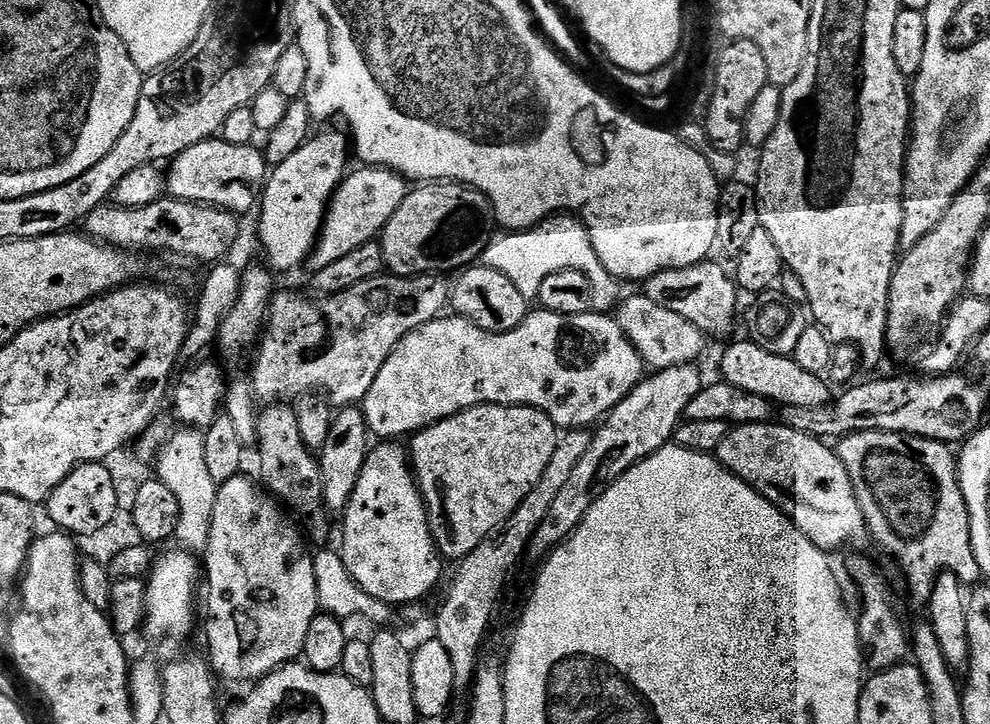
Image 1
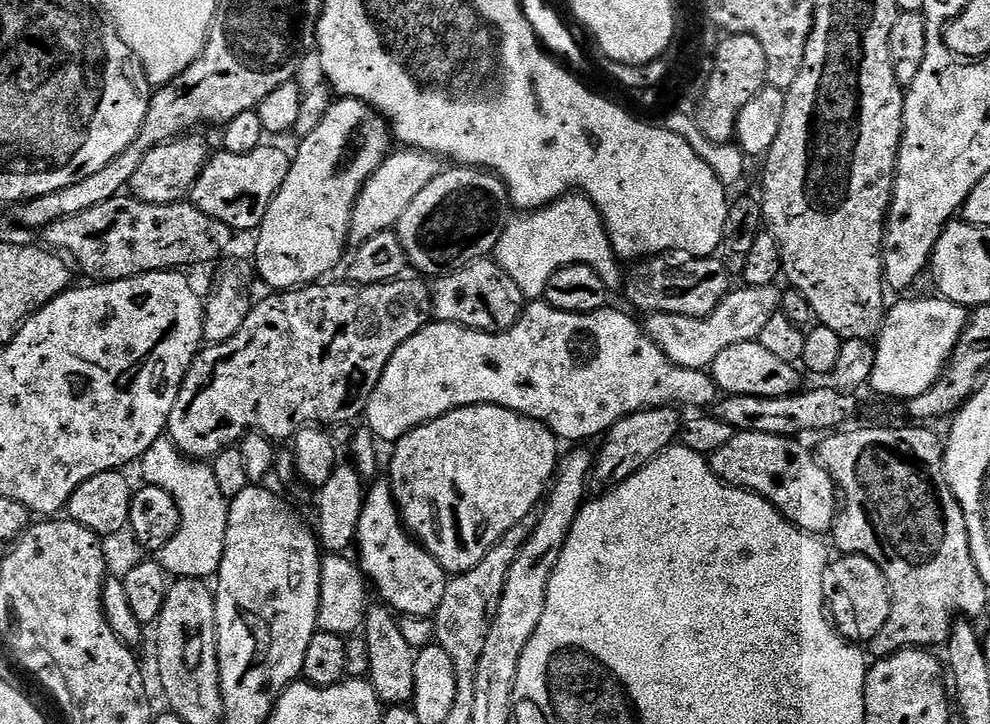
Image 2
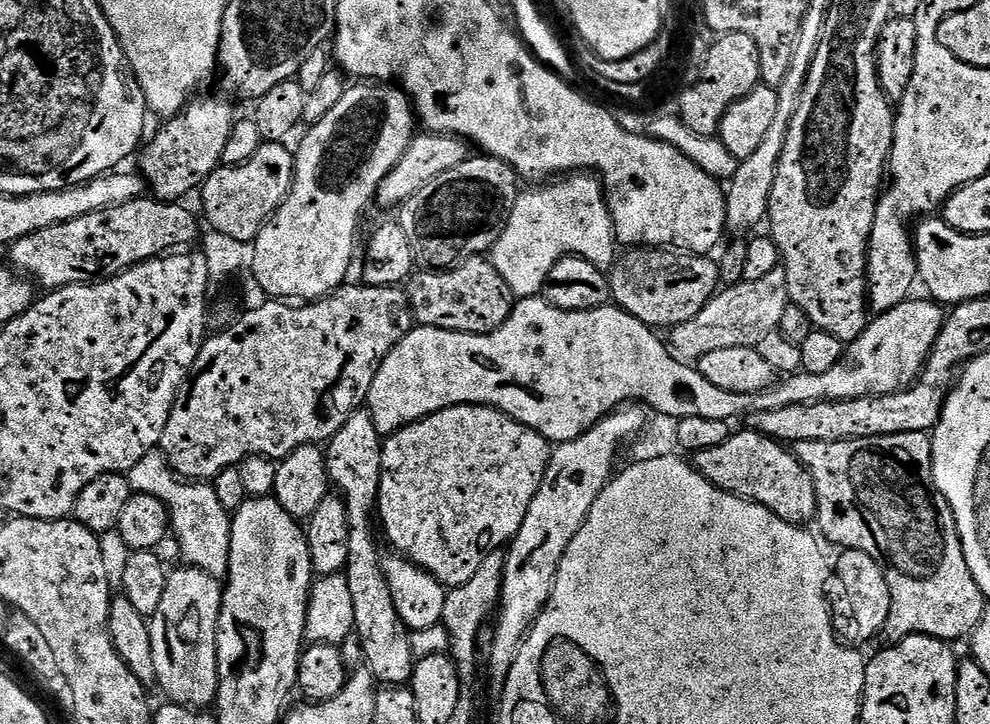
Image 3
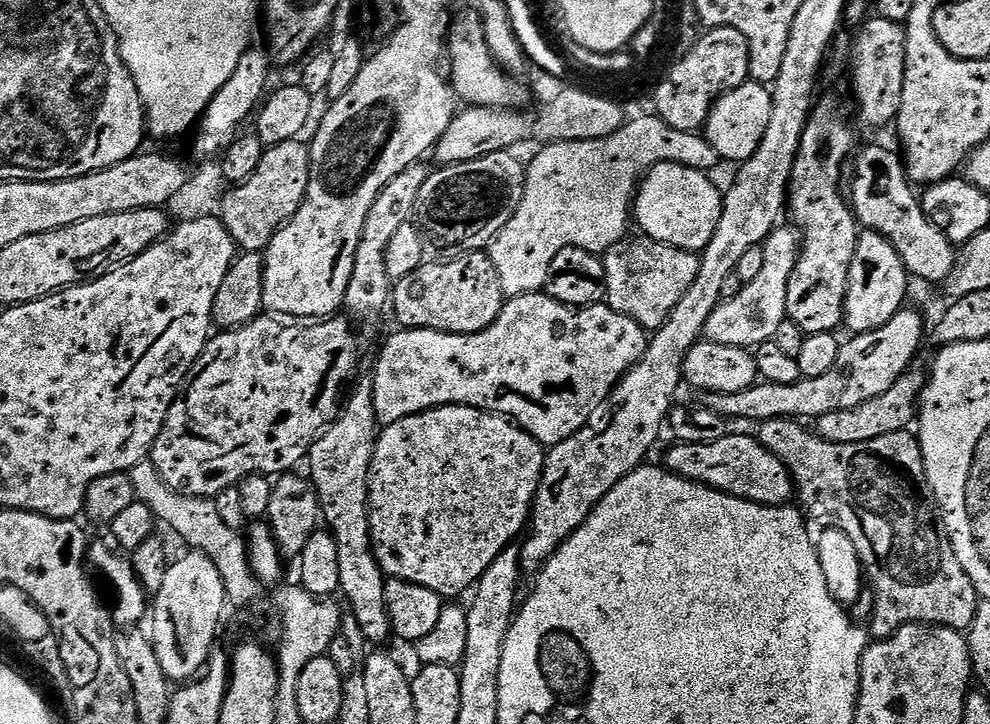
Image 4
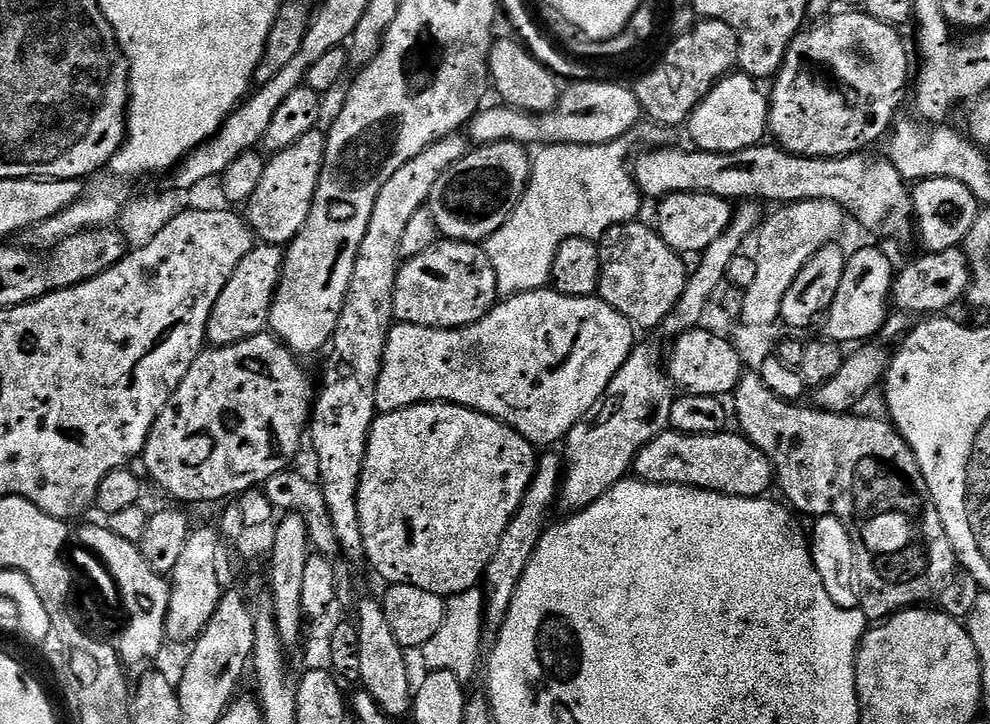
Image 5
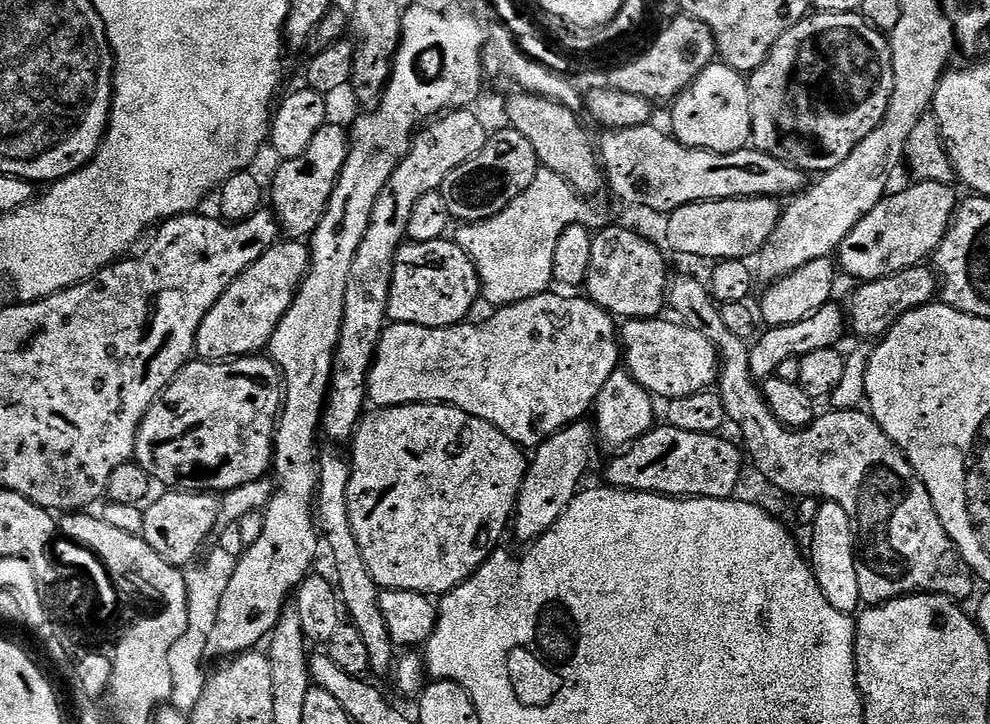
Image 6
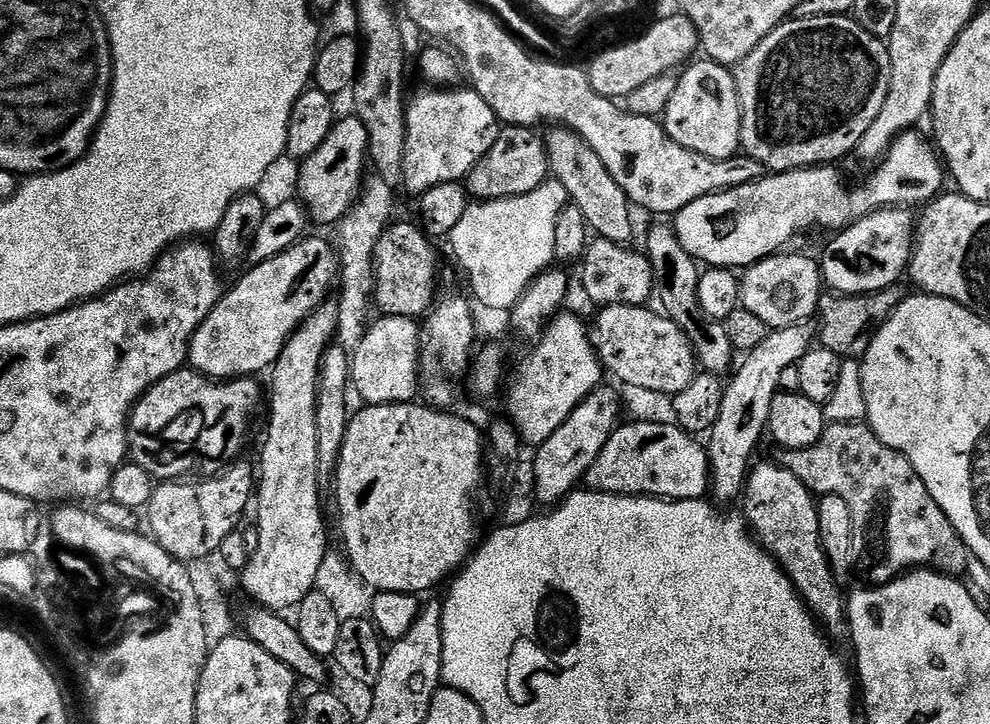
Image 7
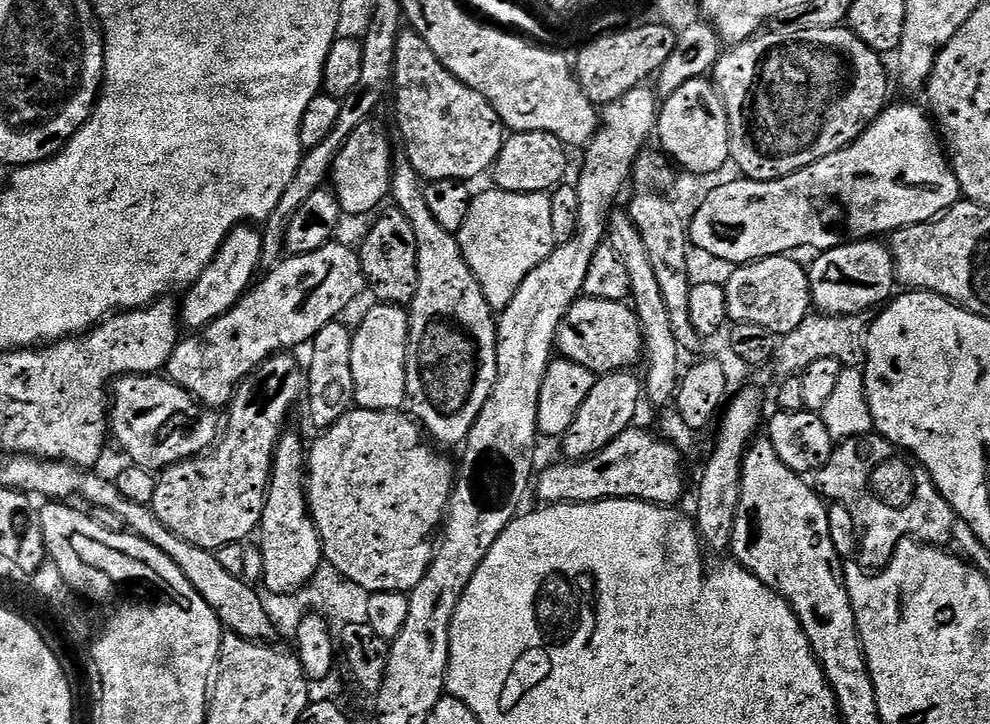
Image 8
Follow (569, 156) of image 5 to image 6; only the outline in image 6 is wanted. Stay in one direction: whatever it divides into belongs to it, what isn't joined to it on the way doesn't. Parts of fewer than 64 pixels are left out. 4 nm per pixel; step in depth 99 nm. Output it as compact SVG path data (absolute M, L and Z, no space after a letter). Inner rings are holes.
M541 167L536 173L534 182L502 214L494 214L494 218L483 220L477 224L464 224L461 232L454 236L457 244L470 254L474 266L480 275L480 290L483 299L489 300L492 306L517 304L531 296L537 296L539 292L551 289L554 281L554 246L558 246L558 238L562 238L562 230L566 230L575 224L587 224L589 228L596 230L601 227L596 212L591 208L589 201L575 192L568 183L558 174L554 174L546 167Z

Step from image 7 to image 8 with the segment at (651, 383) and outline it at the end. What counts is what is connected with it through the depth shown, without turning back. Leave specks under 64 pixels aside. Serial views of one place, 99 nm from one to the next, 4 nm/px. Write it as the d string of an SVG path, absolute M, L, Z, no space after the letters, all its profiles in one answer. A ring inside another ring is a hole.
M581 298L573 302L560 322L556 331L556 348L565 360L578 366L586 366L586 370L603 374L631 369L631 364L641 363L644 354L644 335L640 329L640 320L635 311L622 300L599 300L598 298Z

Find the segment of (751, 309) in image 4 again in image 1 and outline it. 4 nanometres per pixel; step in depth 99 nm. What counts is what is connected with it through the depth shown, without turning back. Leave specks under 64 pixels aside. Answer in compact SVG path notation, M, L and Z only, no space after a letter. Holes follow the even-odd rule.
M637 294L623 301L618 308L618 319L626 338L638 350L638 354L644 359L649 369L659 370L670 366L682 366L683 364L696 364L699 356L704 352L706 337L694 322L686 322L682 314L674 314L674 310L666 310L658 302L650 302L650 298L643 294Z

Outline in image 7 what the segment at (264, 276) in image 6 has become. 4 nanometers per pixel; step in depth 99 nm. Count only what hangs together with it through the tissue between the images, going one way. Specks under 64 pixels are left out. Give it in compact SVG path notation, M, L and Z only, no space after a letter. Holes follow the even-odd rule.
M300 240L288 251L261 260L251 265L253 268L220 297L210 314L198 326L198 330L188 343L187 363L193 372L198 372L209 380L239 380L252 378L263 370L271 369L280 356L288 337L300 327L301 321L325 303L324 298L336 280L336 256L324 240Z

